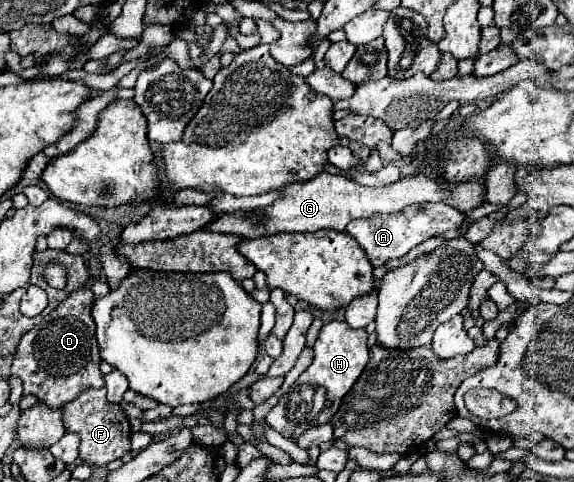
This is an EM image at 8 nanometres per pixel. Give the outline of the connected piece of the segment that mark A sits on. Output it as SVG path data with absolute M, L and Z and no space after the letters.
M428 204L422 210L408 208L396 216L394 214L376 214L370 218L352 220L346 226L346 232L350 232L356 238L356 242L360 244L360 248L364 250L364 254L368 256L372 266L382 266L386 260L402 258L404 254L410 252L410 248L414 248L416 244L420 244L432 236L438 236L446 230L458 230L462 220L464 220L464 214L454 210L448 204Z

